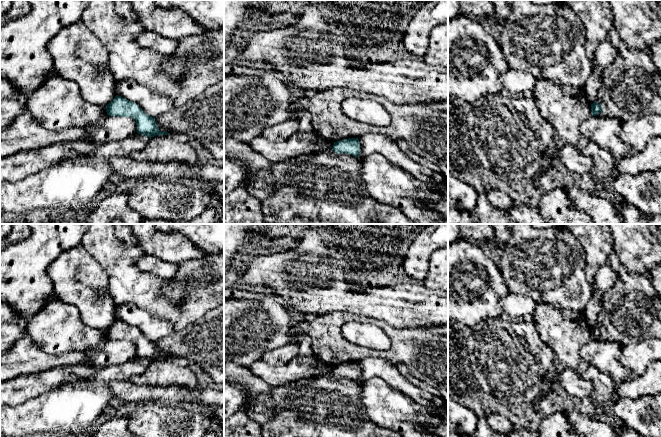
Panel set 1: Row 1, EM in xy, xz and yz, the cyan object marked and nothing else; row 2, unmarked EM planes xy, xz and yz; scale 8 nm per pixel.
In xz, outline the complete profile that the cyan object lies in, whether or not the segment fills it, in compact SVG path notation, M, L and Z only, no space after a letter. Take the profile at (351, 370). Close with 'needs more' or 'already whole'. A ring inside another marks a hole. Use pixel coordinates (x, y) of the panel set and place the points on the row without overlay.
M349 362L334 366L332 374L337 377L346 377L355 381L360 377L360 366L358 362Z | already whole

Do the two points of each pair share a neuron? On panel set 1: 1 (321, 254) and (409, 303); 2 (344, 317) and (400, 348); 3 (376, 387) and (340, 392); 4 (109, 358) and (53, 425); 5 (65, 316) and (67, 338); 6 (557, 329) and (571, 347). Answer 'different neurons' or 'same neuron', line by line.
1: same neuron
2: same neuron
3: different neurons
4: different neurons
5: same neuron
6: same neuron

